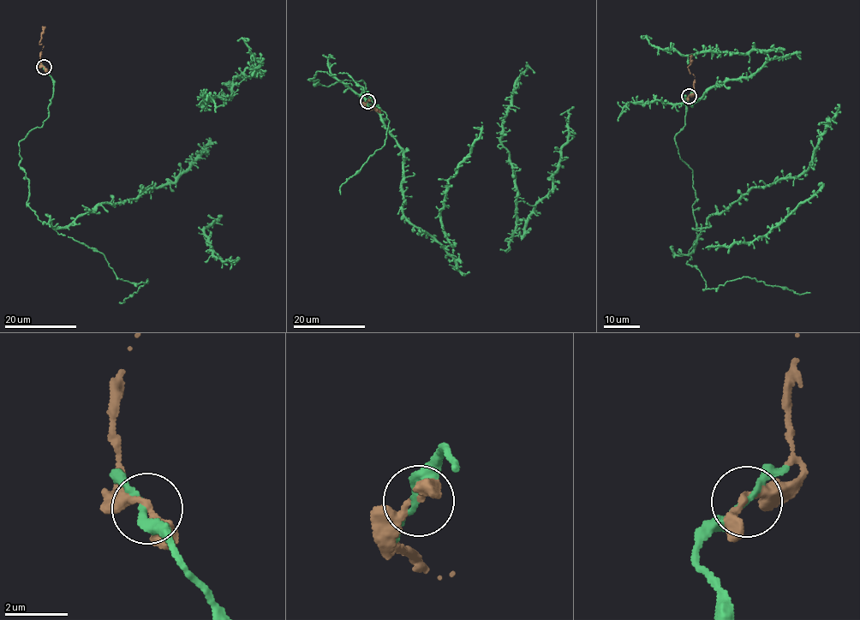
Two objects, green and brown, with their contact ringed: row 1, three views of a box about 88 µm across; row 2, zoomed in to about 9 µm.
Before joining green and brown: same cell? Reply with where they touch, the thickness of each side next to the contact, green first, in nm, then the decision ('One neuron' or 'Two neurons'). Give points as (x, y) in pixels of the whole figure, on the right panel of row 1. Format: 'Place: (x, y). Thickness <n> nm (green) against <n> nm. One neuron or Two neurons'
Place: (689, 96). Thickness 180 nm (green) against 200 nm. One neuron

